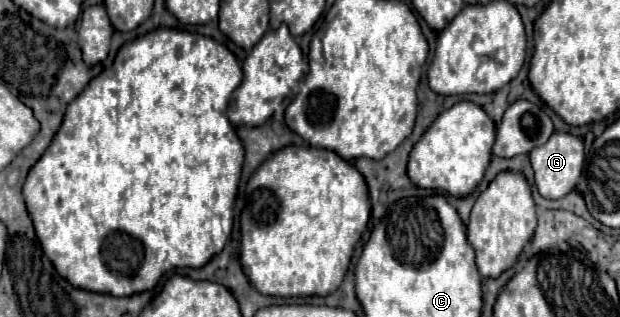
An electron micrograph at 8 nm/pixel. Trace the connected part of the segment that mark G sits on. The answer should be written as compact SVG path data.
M555 132L543 146L531 150L531 166L535 172L535 184L537 190L543 198L561 198L569 194L583 170L583 160L585 160L585 148L583 148L583 138L573 136L573 134L561 134Z

